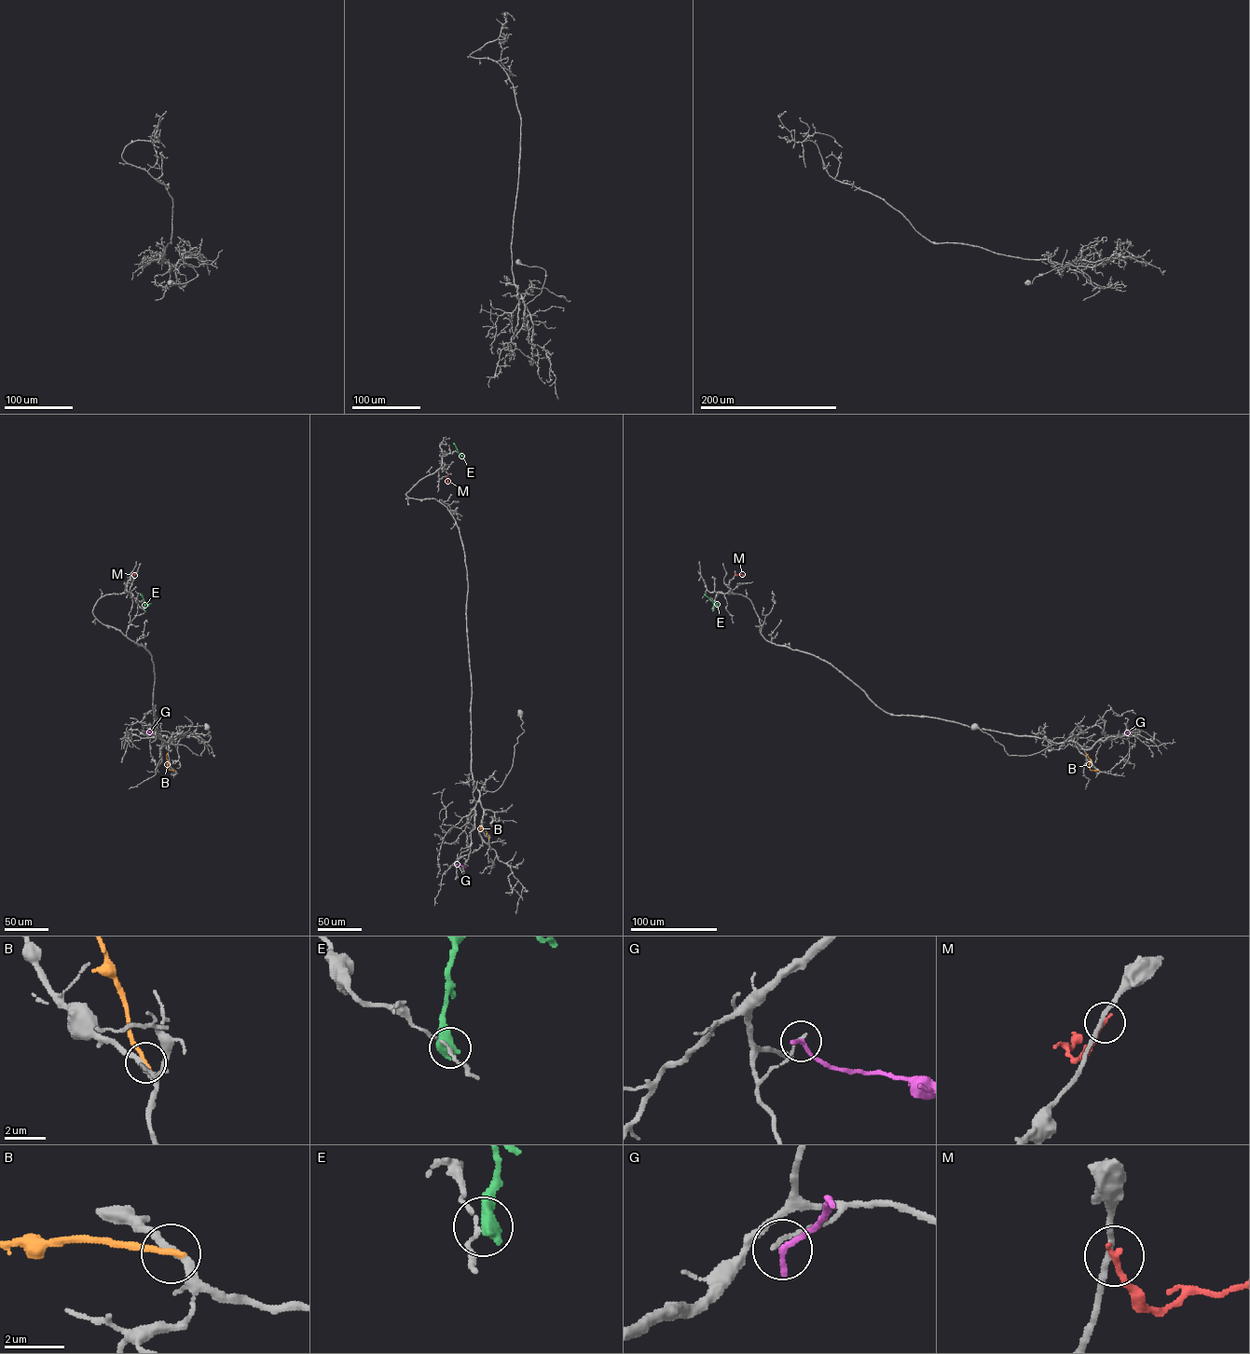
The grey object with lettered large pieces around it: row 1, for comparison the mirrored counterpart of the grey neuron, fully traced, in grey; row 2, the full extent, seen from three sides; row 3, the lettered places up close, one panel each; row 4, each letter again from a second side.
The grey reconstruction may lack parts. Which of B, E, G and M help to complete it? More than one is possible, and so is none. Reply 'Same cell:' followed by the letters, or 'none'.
Same cell: none

